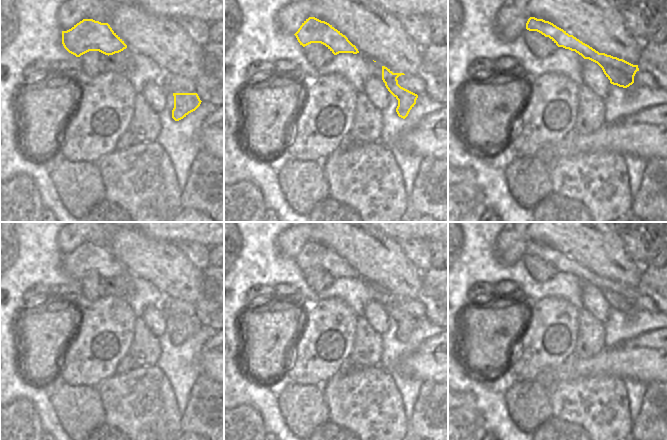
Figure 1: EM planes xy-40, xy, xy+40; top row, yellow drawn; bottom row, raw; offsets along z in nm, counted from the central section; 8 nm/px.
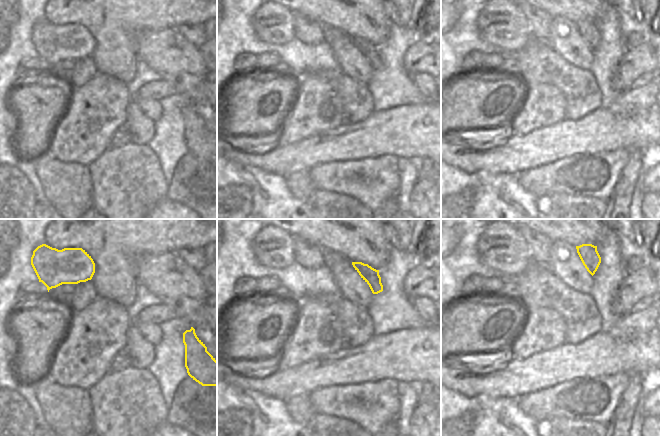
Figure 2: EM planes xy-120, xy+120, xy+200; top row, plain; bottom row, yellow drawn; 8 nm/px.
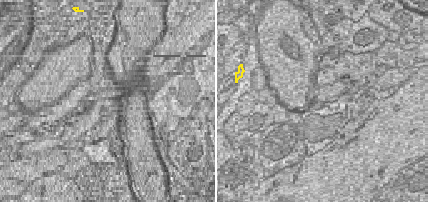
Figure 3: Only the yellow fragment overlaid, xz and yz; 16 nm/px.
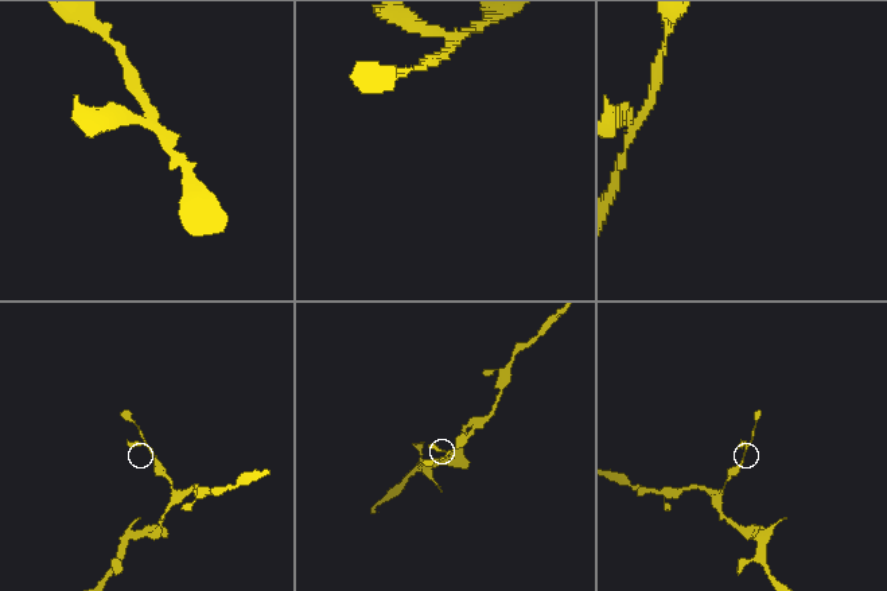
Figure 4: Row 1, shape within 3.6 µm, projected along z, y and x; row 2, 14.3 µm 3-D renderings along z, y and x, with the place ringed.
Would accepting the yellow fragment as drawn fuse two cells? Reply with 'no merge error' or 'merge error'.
no merge error

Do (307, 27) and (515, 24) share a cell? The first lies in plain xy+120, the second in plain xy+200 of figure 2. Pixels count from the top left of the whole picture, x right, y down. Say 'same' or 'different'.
different

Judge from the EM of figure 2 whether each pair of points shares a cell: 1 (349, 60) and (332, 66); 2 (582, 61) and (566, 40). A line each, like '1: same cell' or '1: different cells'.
1: different cells
2: same cell

